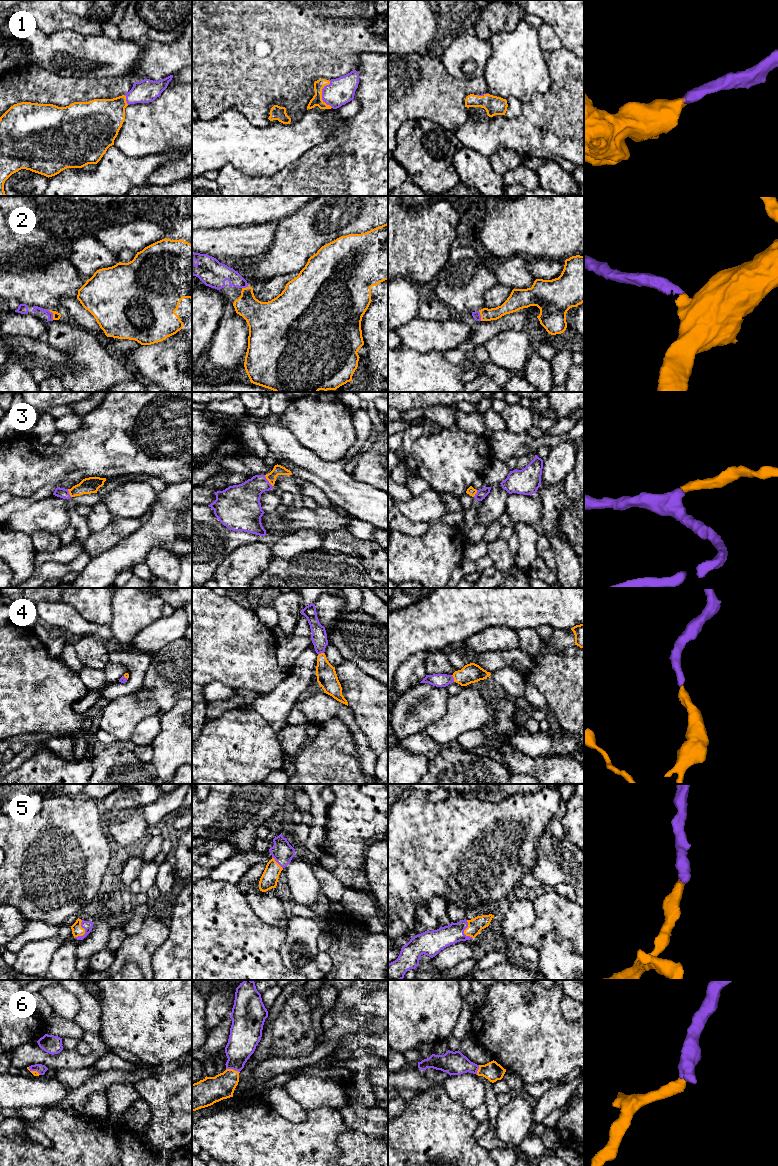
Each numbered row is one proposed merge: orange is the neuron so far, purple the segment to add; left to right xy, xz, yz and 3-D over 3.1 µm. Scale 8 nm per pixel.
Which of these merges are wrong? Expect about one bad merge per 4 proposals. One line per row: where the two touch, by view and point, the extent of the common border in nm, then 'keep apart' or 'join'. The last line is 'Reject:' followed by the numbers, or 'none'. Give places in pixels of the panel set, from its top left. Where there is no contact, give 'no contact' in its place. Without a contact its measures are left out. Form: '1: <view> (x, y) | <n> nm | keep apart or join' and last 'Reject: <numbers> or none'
1: xz (321, 94) | 220 nm | join
2: xy (53, 314) | 90 nm | join
3: xz (268, 480) | 120 nm | join
4: yz (453, 677) | 60 nm | join
5: xy (84, 932) | 160 nm | join
6: xz (232, 1069) | 120 nm | join
Reject: none

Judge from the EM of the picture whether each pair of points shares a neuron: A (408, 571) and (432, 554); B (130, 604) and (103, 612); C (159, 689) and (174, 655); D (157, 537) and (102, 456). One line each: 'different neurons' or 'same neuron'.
A: same neuron
B: different neurons
C: same neuron
D: different neurons

